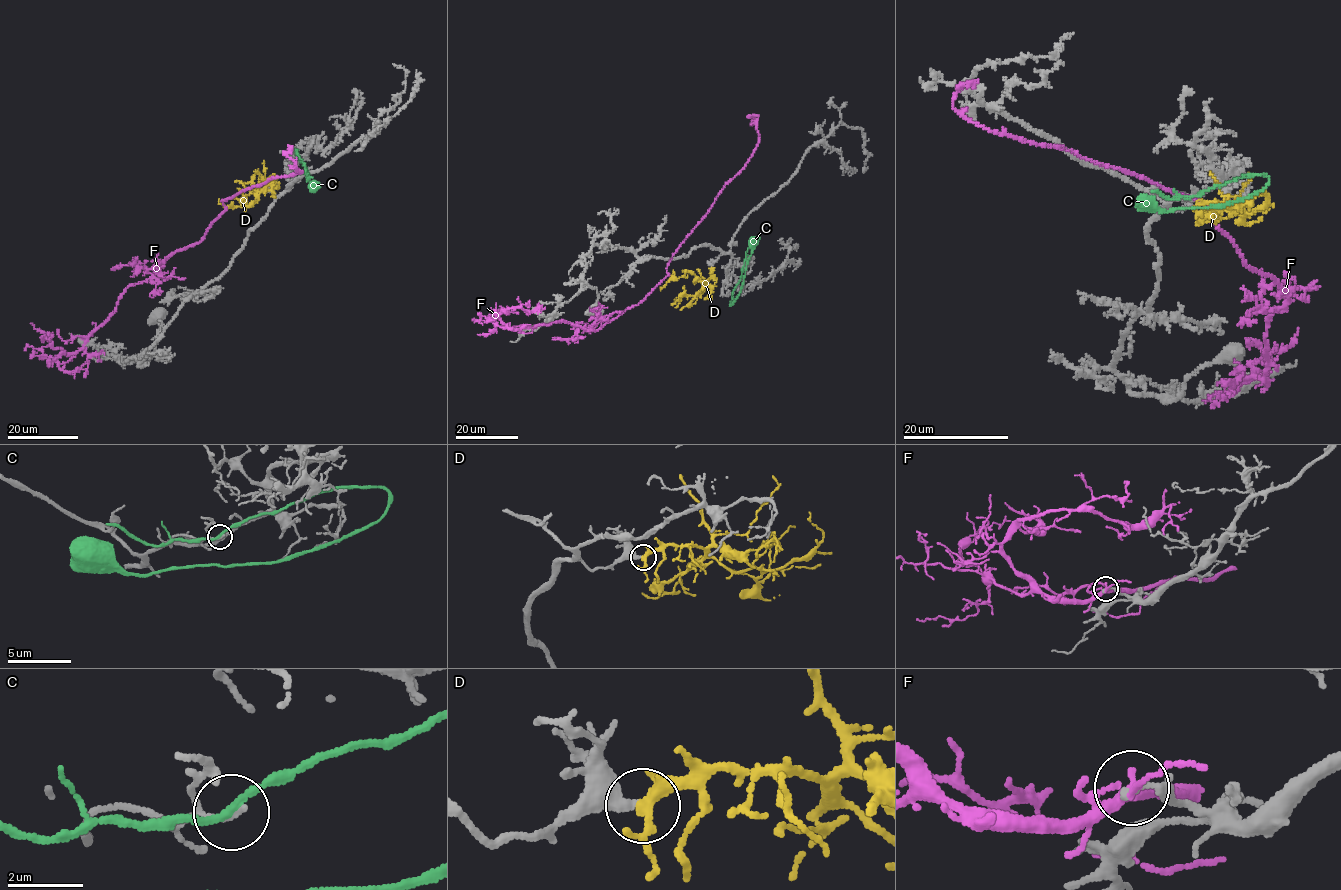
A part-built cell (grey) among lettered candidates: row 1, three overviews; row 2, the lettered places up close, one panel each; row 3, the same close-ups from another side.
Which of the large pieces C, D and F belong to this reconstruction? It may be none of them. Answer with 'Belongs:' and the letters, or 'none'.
Belongs: D

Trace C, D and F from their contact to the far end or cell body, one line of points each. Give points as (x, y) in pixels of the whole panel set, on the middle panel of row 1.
C: (742, 269), (730, 305), (740, 291), (747, 260), (758, 236)
D: (712, 268), (710, 277), (705, 281), (688, 271), (671, 277), (661, 290)
F: (524, 327), (562, 320), (594, 331), (644, 299), (752, 153), (754, 115), (751, 126)

